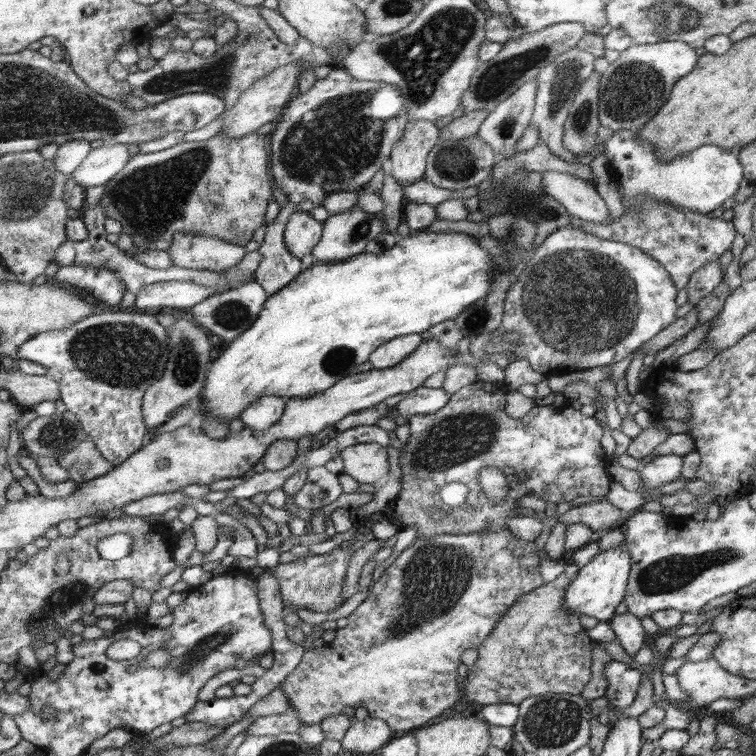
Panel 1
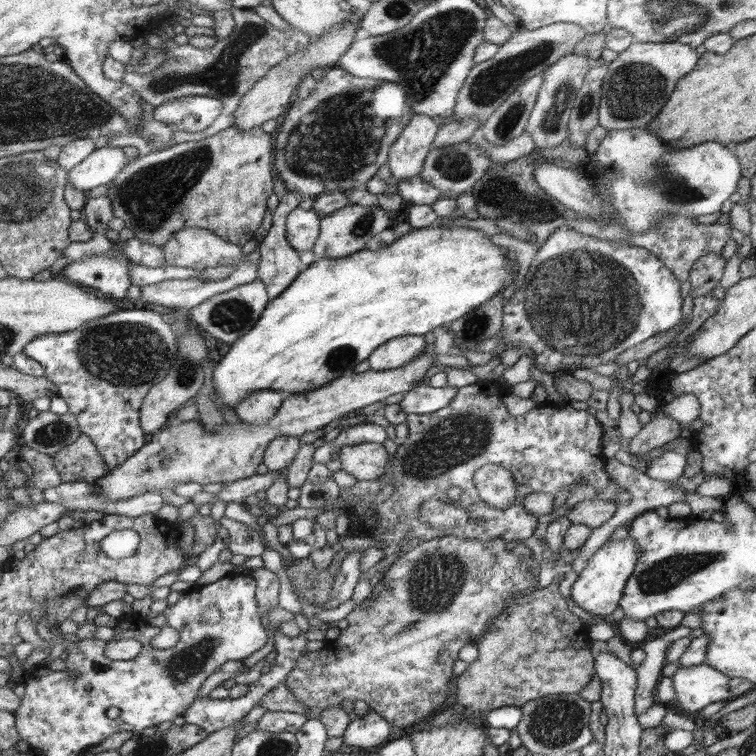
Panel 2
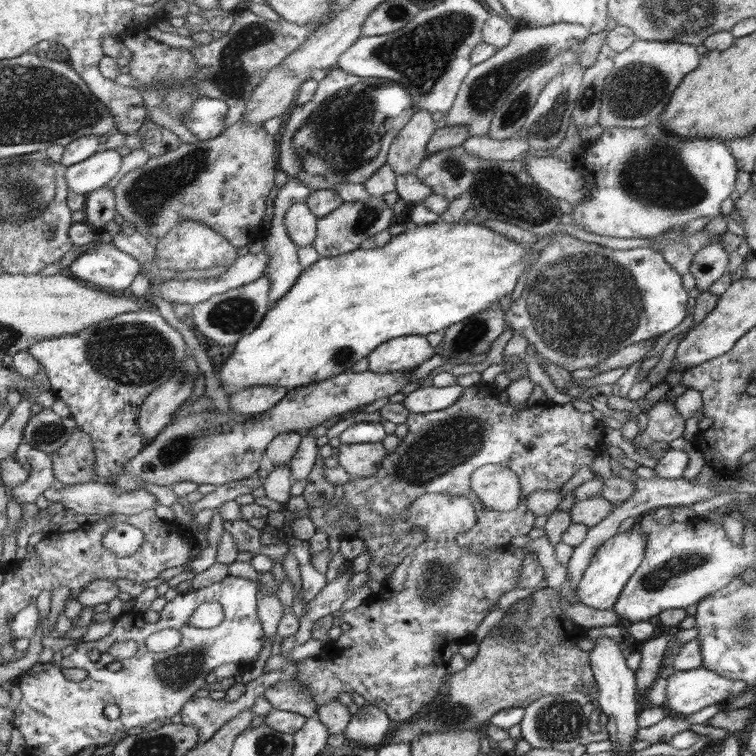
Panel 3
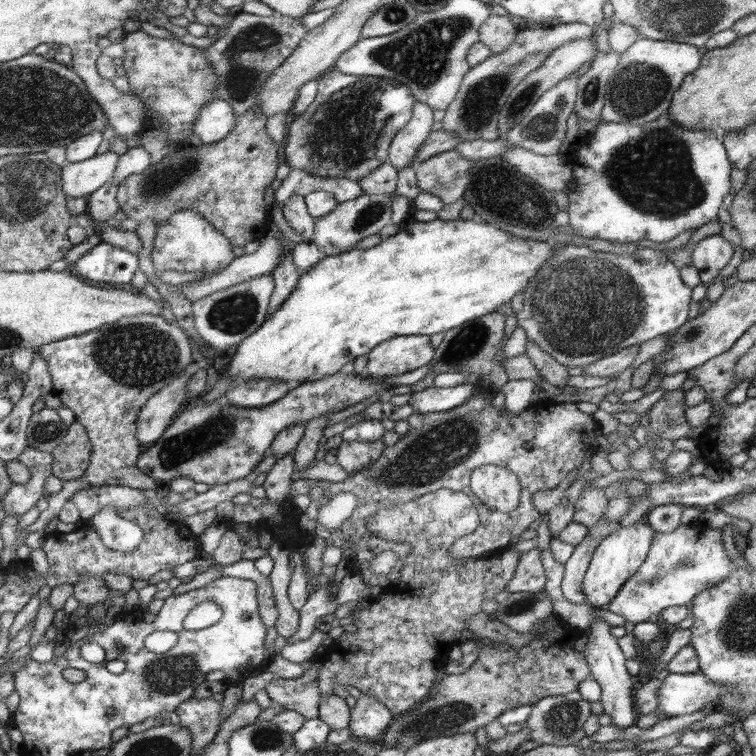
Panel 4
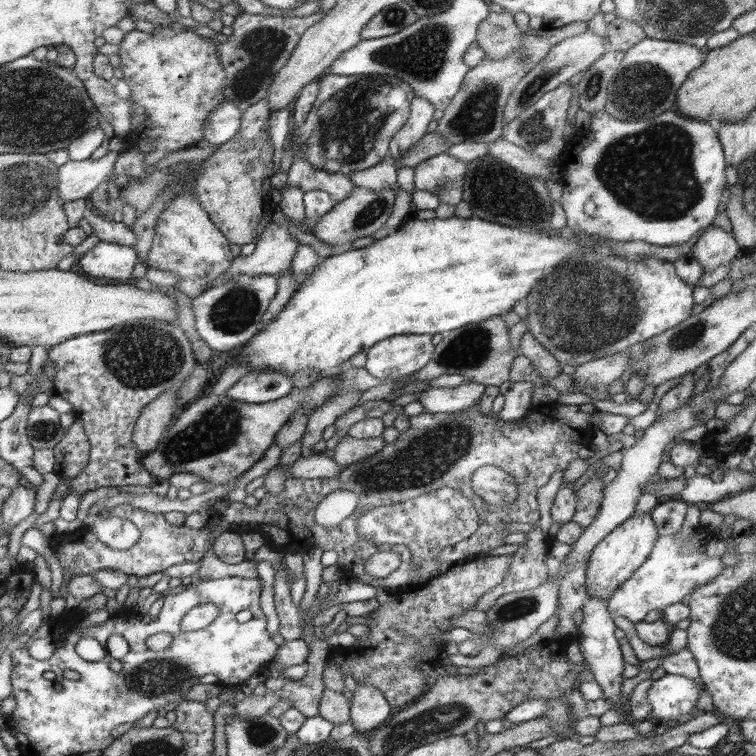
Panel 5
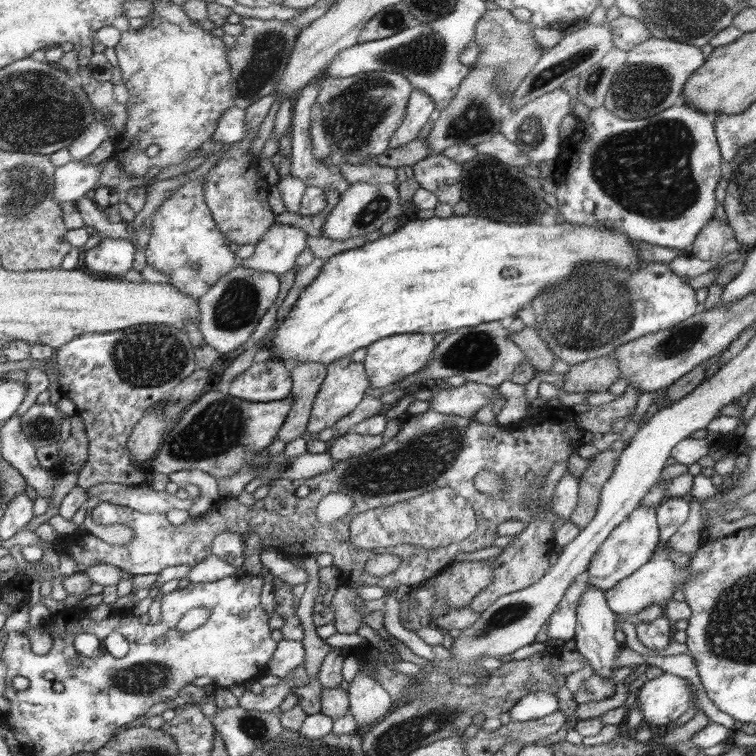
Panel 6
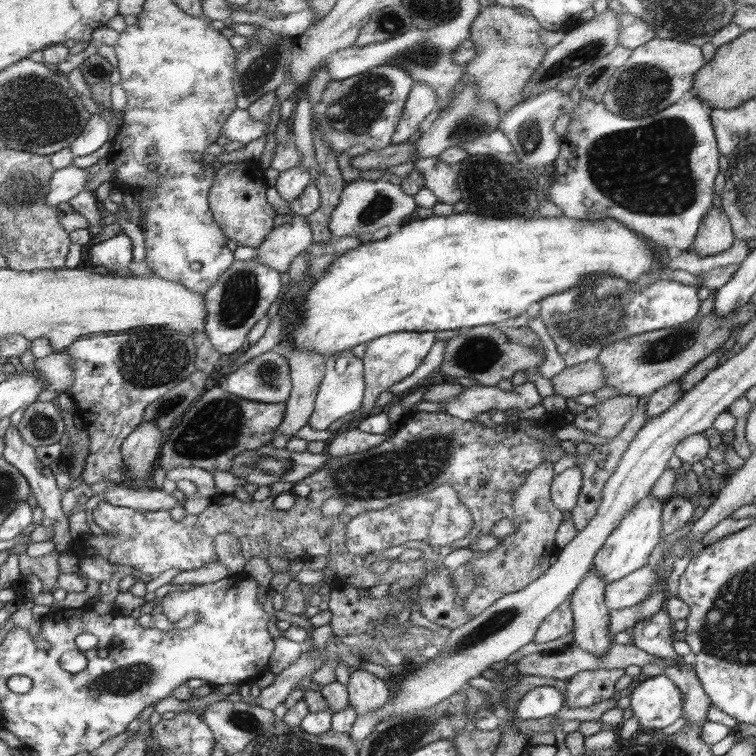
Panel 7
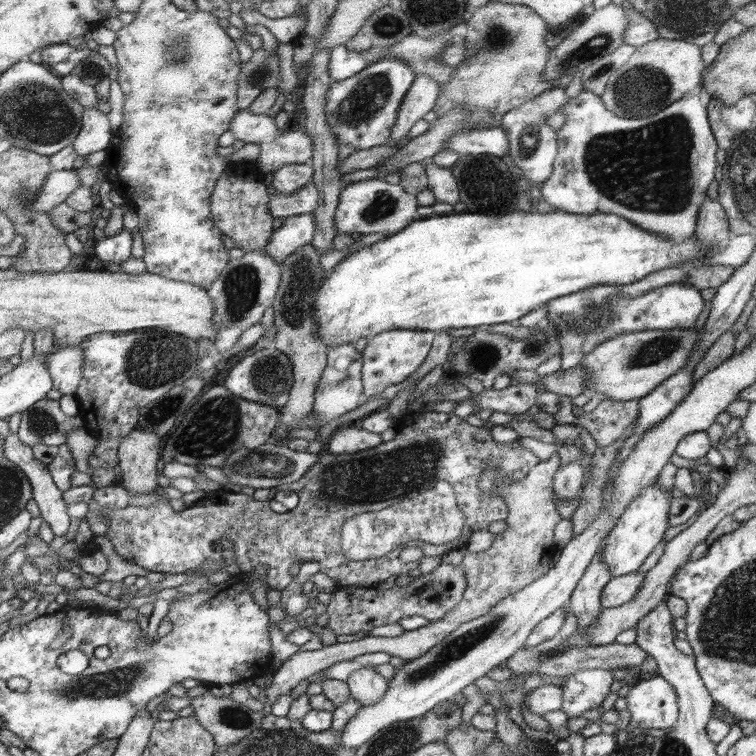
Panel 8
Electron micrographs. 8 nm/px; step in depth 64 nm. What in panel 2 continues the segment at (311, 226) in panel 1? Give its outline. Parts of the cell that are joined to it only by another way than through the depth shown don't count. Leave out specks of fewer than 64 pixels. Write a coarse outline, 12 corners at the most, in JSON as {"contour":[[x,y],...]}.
{"contour":[[294,207],[285,229],[300,254],[313,250],[321,236],[321,218],[312,209]]}

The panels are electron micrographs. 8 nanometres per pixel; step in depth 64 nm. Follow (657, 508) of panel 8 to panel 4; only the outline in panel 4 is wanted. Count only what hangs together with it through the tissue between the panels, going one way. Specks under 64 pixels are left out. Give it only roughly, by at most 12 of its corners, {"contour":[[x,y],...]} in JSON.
{"contour":[[646,517],[608,534],[582,582],[608,608],[644,564],[655,531]]}

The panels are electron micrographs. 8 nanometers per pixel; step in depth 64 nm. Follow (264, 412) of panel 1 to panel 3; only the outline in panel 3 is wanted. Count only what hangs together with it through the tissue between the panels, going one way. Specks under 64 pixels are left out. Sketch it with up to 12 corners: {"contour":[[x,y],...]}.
{"contour":[[274,385],[231,394],[232,413],[250,417],[272,410],[288,392]]}

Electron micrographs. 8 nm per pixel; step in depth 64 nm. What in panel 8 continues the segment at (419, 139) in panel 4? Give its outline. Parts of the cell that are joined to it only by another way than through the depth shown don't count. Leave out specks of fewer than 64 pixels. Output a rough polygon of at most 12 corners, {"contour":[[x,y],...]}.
{"contour":[[417,75],[398,109],[394,141],[436,106],[438,86]]}

